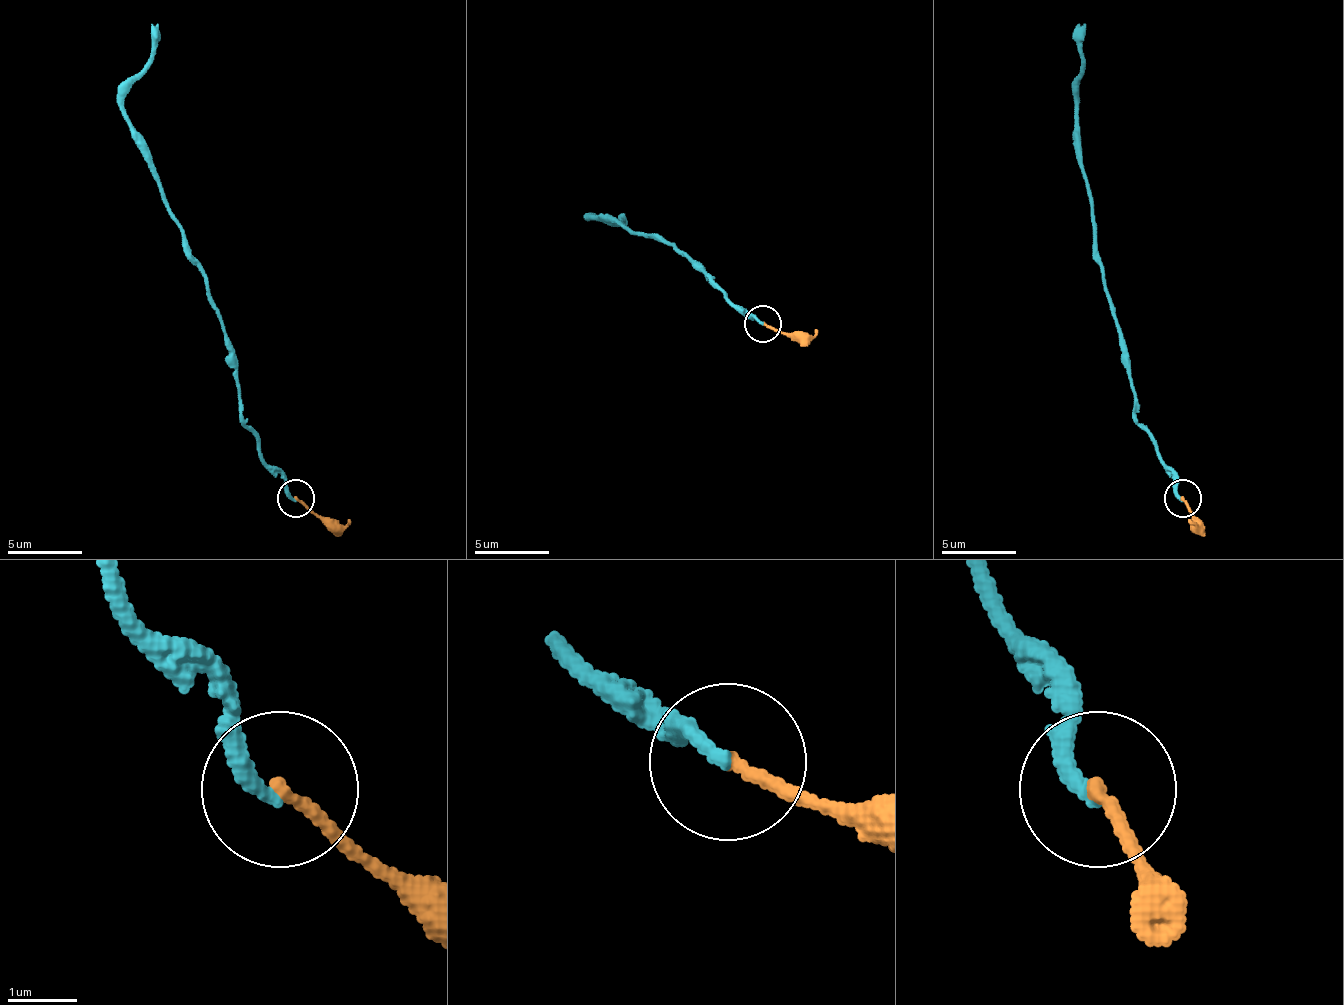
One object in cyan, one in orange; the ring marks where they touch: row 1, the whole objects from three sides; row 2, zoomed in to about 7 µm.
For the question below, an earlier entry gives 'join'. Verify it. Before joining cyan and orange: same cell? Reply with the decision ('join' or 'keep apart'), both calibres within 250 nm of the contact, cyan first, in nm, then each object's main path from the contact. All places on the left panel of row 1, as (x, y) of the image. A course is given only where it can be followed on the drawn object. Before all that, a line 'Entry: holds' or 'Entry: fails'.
Entry: fails
keep apart; 240 nm thick on the cyan side, 180 nm on the other; cyan runs (295, 497), (242, 422), (235, 351), (209, 277), (126, 116), (123, 86), (149, 60), (156, 23); orange runs (295, 497), (332, 520), (351, 520)

